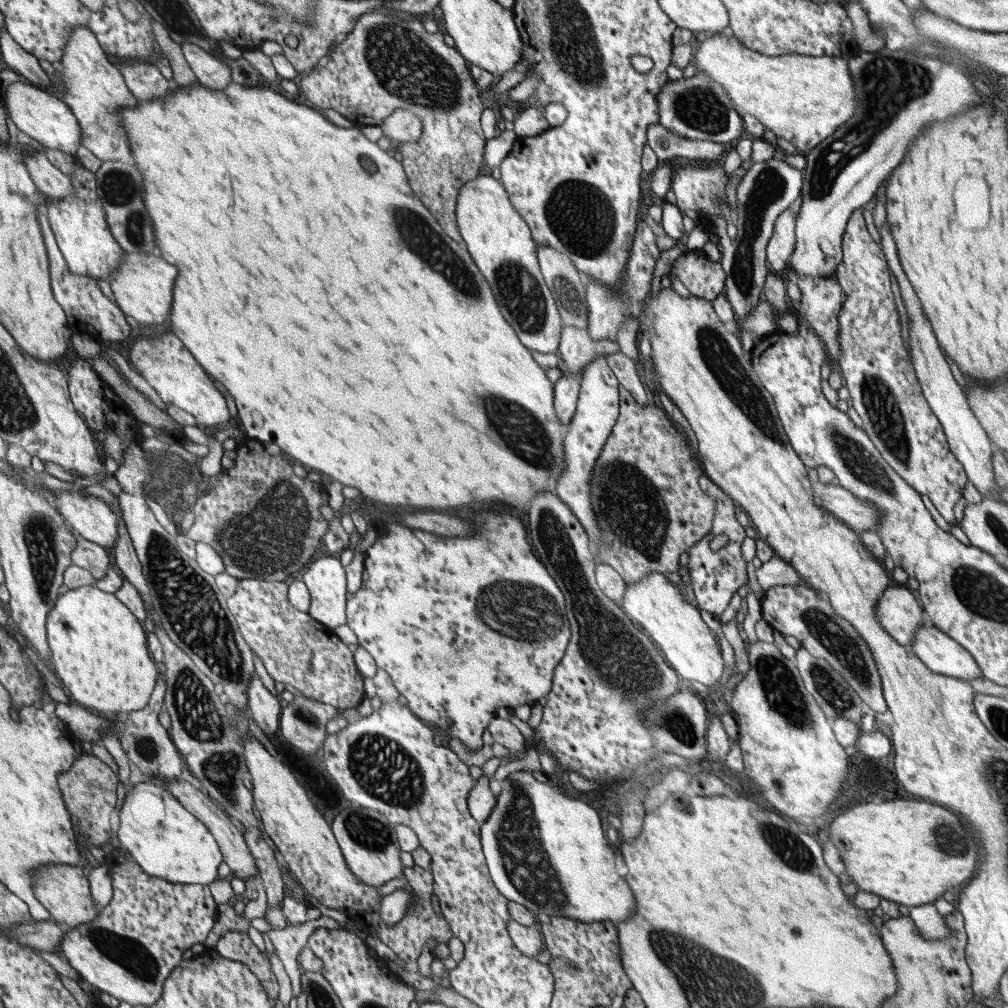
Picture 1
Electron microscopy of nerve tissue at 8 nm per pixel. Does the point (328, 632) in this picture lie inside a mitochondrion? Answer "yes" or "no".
no

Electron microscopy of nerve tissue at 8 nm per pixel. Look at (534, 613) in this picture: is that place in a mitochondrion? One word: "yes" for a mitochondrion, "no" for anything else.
yes

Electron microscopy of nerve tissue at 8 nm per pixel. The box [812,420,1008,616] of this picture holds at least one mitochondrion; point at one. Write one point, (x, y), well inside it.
(859, 463)

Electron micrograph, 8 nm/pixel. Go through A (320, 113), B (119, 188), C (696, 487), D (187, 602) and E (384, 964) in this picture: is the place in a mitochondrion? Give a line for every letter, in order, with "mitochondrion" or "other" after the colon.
A: other
B: mitochondrion
C: other
D: mitochondrion
E: other

